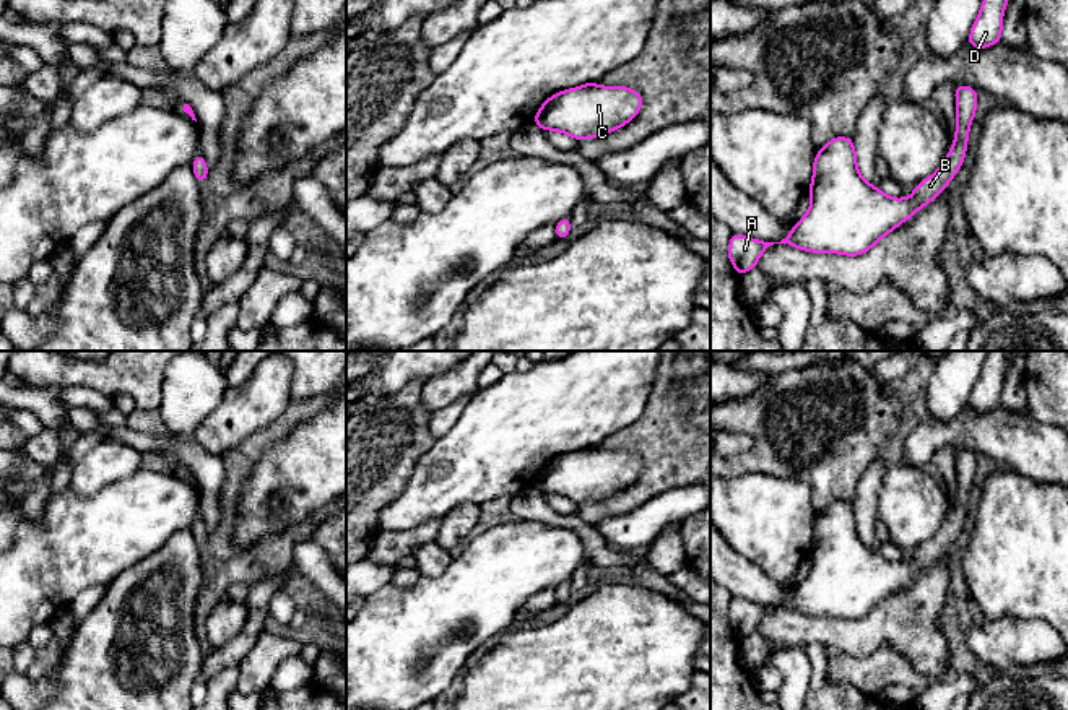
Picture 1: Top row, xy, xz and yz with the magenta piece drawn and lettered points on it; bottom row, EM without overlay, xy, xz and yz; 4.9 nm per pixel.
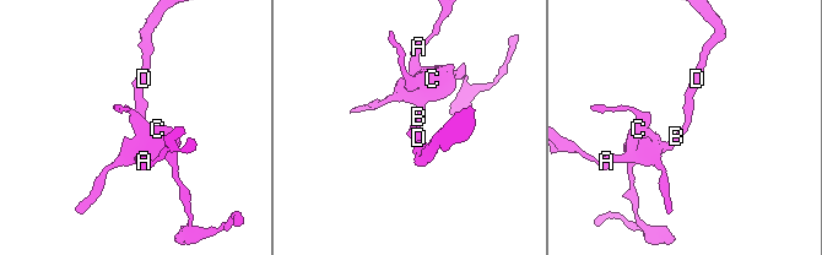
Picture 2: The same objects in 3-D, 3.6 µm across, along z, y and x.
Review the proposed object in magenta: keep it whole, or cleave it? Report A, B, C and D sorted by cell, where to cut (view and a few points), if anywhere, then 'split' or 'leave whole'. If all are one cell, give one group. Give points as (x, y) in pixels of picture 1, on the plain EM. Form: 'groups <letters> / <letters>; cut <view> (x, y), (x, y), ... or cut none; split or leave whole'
groups A B C D; cut none; leave whole

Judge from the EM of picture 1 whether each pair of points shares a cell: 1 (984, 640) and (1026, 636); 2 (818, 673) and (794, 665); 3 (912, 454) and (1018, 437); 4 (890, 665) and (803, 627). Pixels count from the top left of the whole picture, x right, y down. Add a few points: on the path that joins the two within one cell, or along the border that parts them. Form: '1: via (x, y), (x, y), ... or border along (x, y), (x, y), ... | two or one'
1: via (994, 640), (1016, 640) | one
2: border along (803, 647), (810, 665), (808, 692) | two
3: via (938, 434), (992, 434) | one
4: border along (842, 653), (867, 658), (890, 644), (907, 660) | two

